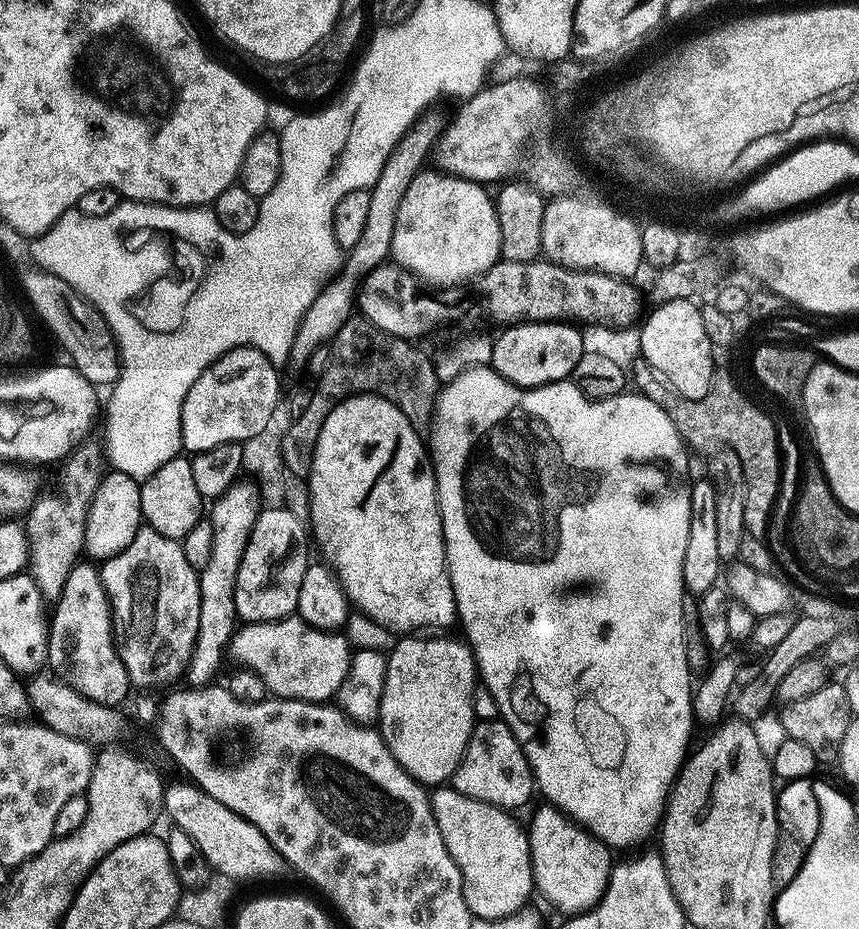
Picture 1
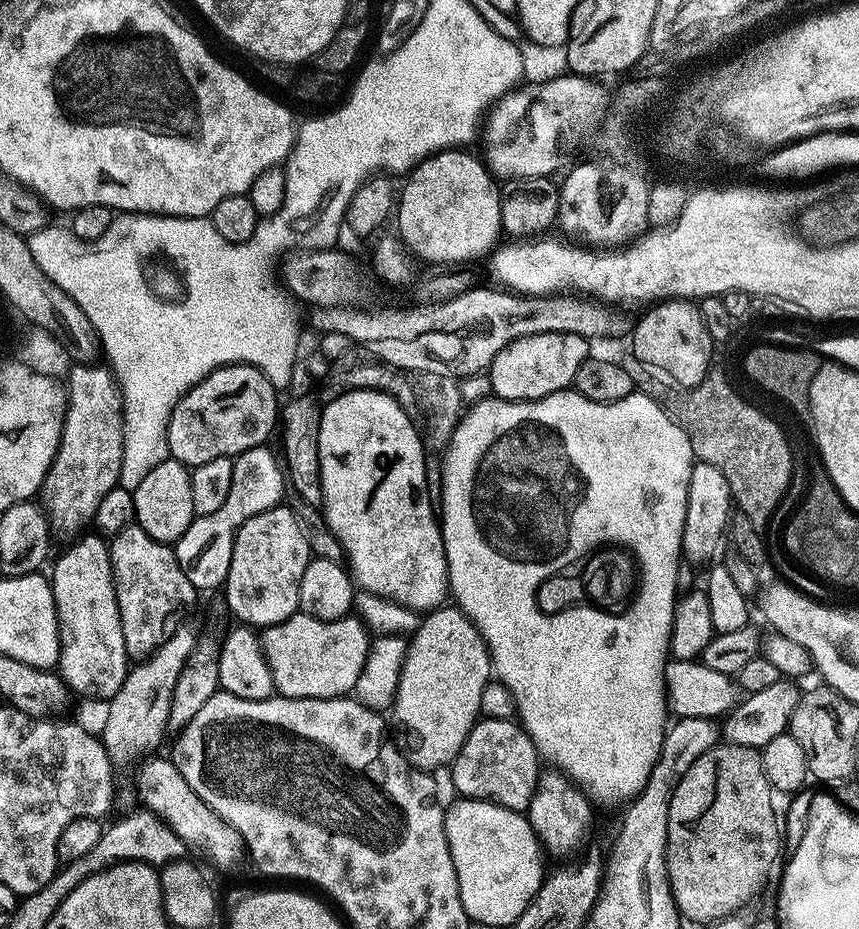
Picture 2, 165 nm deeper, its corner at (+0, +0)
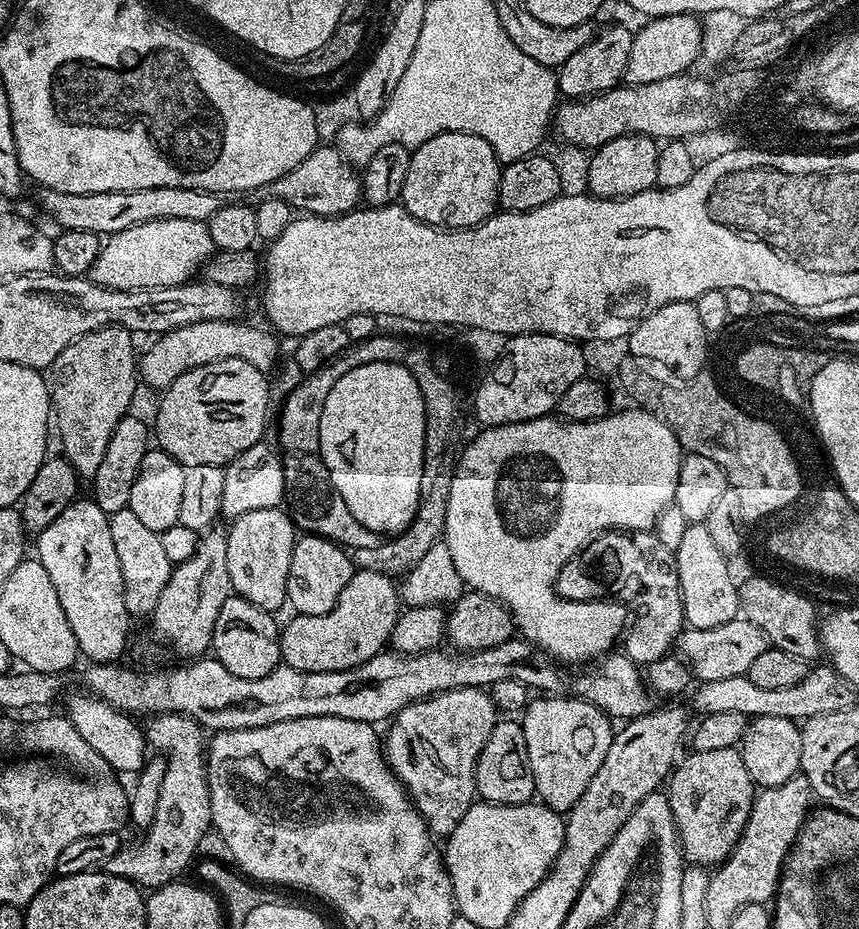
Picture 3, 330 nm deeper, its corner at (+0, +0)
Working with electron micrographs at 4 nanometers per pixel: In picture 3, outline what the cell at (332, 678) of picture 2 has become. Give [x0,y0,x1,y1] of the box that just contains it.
[280,570,402,672]

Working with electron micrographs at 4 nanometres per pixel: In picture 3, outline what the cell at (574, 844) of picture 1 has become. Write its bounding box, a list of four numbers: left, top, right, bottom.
[522,694,614,814]

